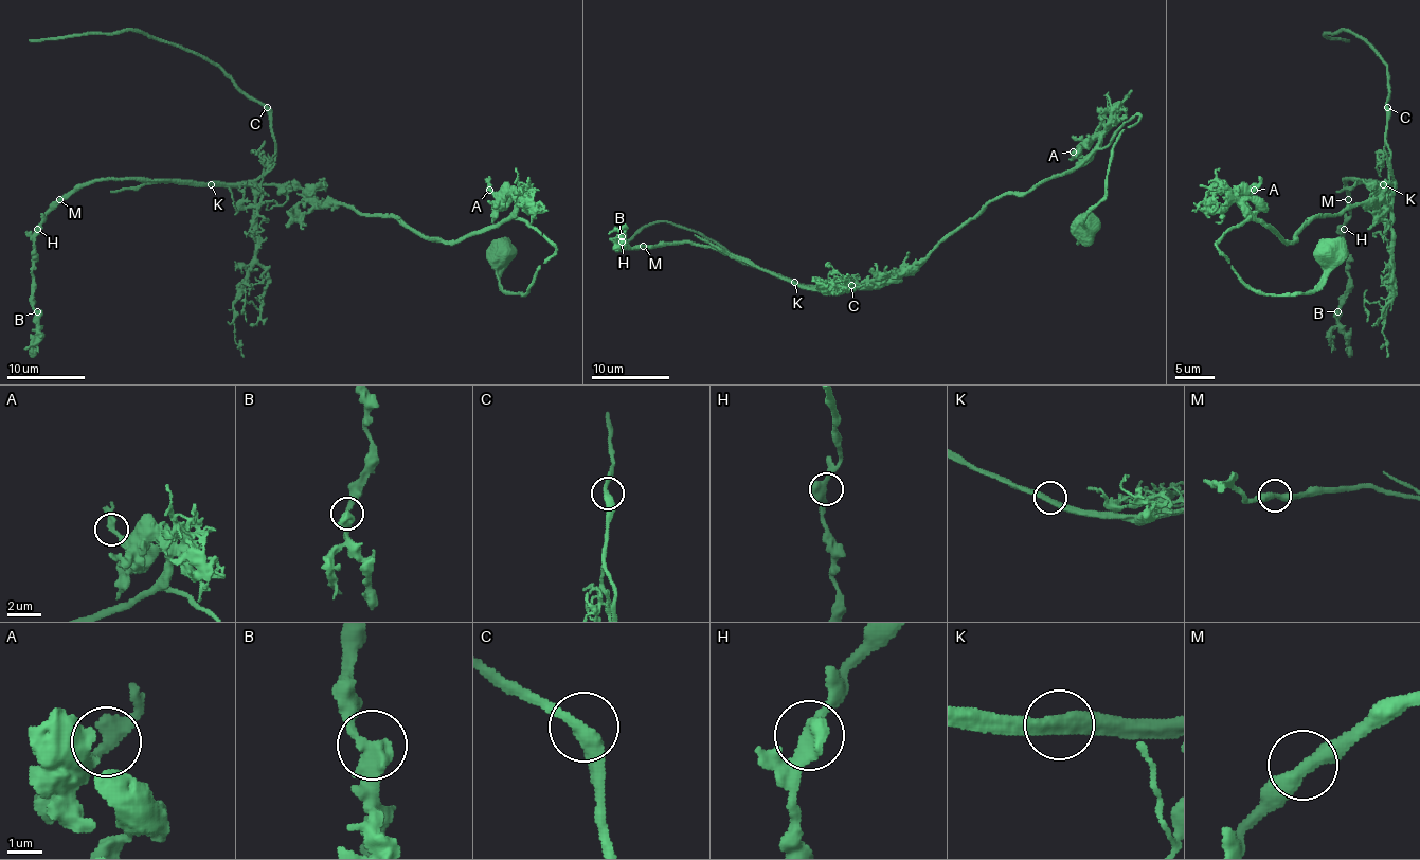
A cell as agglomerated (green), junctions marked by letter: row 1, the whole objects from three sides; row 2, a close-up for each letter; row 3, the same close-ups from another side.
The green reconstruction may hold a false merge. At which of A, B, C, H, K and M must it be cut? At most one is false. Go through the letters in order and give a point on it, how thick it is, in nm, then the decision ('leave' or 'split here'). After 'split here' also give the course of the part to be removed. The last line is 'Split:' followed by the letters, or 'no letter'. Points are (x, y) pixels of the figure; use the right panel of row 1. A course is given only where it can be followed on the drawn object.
A: place (1254, 190); calibre 380 nm; leave
B: place (1337, 311); calibre 380 nm; leave
C: place (1387, 107); calibre 360 nm; leave
H: place (1344, 229); calibre 400 nm; leave
K: place (1383, 184); calibre 400 nm; split here; course (1383, 183), (1392, 181), (1385, 138), (1388, 97), (1385, 66), (1353, 32), (1342, 30), (1324, 34), (1349, 42)
M: place (1348, 199); calibre 380 nm; leave
Split: K

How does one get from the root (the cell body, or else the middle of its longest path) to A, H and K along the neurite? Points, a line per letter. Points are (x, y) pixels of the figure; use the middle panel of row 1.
A: (1084, 226), (1104, 195), (1111, 149), (1139, 117), (1107, 145), (1086, 138), (1073, 151)
H: (1084, 226), (1138, 114), (1071, 169), (985, 204), (884, 285), (802, 289), (714, 248), (622, 242)
K: (1084, 226), (1104, 195), (1111, 149), (1138, 114), (1071, 169), (985, 204), (884, 285), (794, 281)

